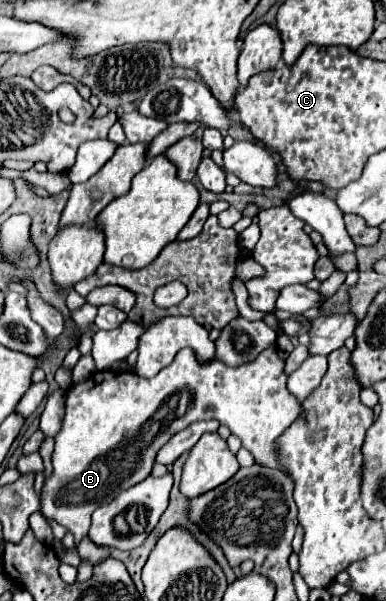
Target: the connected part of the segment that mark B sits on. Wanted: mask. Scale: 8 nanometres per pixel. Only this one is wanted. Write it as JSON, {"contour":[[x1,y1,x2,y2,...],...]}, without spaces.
{"contour":[[277,346,265,348,255,360,239,366,225,366,219,360,201,364,191,348,183,348,169,366,149,380,139,378,135,372,93,372,85,382,73,384,71,390,67,390,63,428,55,436,53,476,45,480,41,492,41,514,69,528,75,534,77,544,89,532,91,514,99,506,109,504,115,496,119,496,119,492,143,482,151,474,155,454,163,448,163,444,197,420,219,420,229,426,231,434,241,438,243,448,255,456,257,464,281,468,275,454,275,440,297,420,299,412,301,402,287,390,285,360,279,356]]}

